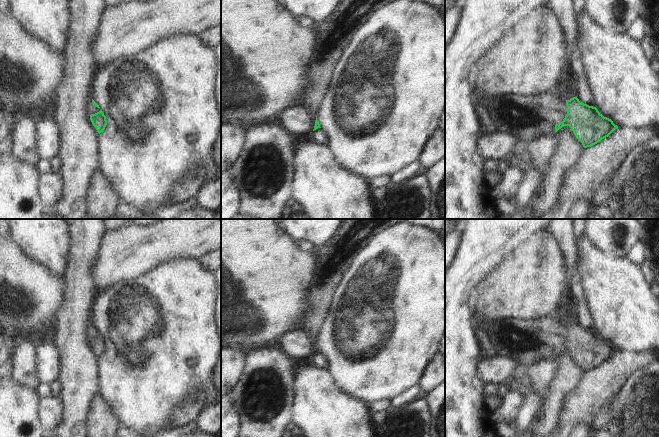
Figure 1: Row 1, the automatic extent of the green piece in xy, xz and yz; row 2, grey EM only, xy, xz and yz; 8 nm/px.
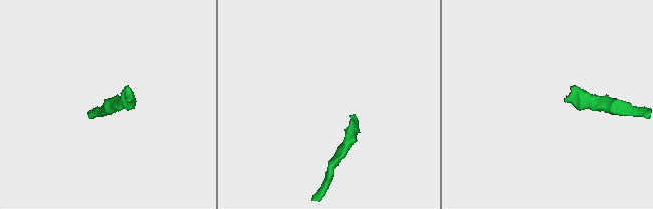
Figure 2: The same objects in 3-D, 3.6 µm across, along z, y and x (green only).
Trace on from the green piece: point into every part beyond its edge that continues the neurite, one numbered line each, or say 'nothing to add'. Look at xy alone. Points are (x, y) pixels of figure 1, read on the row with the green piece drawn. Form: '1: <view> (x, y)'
1: xy (92, 109)

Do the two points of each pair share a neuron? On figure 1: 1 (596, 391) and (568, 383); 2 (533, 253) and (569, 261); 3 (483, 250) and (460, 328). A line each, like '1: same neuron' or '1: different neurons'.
1: different neurons
2: different neurons
3: same neuron

